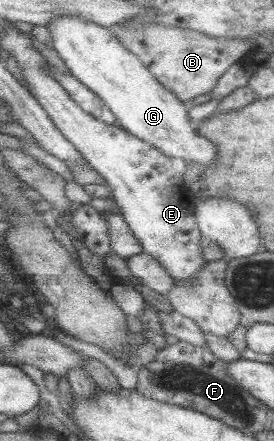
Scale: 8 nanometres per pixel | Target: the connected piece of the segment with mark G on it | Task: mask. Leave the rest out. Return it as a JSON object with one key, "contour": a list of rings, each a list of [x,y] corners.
{"contour":[[[73,16],[57,18],[45,27],[51,33],[52,47],[61,55],[67,68],[71,70],[71,75],[80,79],[88,88],[96,91],[104,99],[107,106],[116,114],[119,126],[144,142],[152,143],[158,150],[163,151],[179,164],[187,162],[209,166],[215,160],[215,154],[217,154],[215,144],[209,142],[207,138],[201,138],[200,131],[191,126],[190,105],[183,102],[172,90],[161,83],[137,55],[123,46],[113,29],[95,22],[87,22],[83,18],[73,18]]]}

